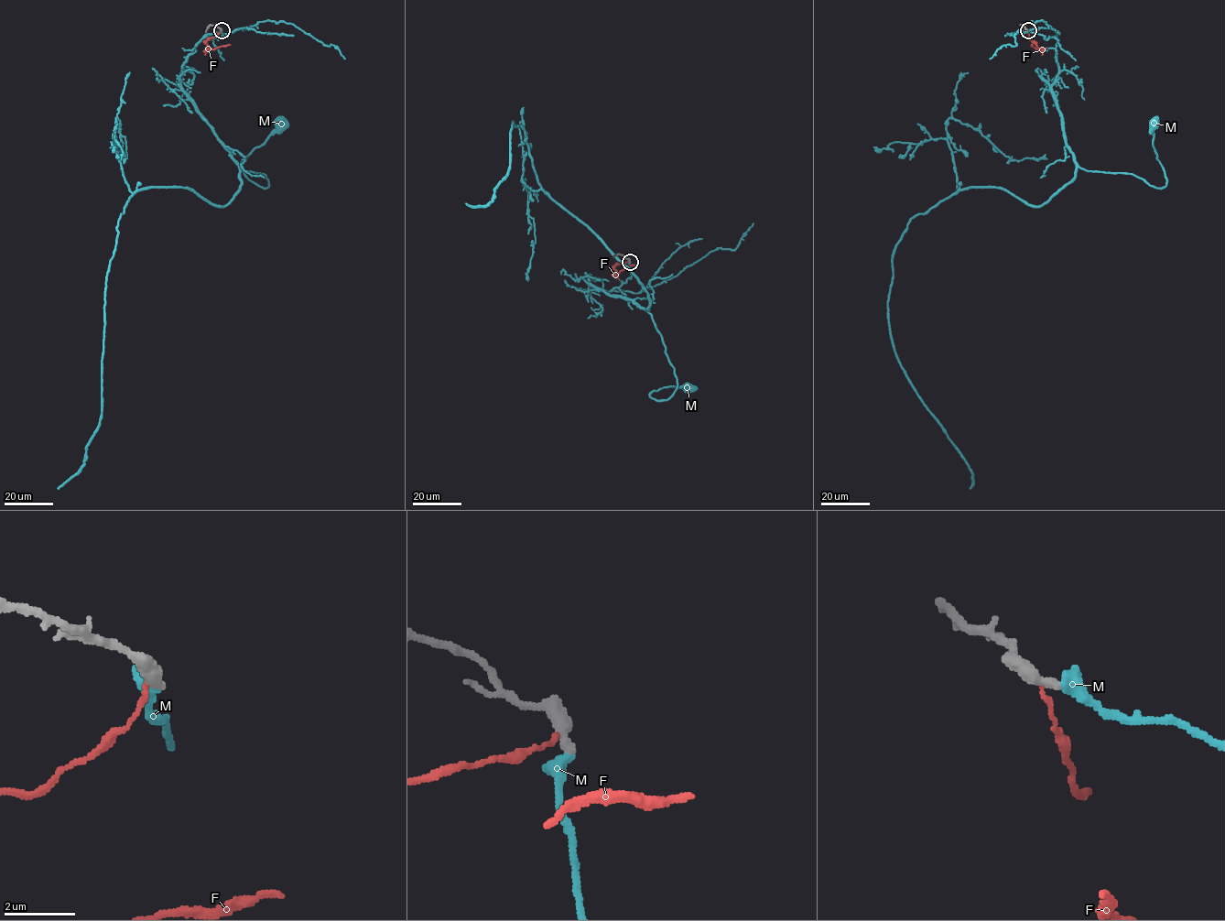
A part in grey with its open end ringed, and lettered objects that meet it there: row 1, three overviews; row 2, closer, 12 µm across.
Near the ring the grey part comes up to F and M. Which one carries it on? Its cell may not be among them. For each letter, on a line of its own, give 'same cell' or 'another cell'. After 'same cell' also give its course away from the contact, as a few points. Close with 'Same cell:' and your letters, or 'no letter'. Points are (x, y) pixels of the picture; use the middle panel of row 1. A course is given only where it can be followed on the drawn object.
F: another cell
M: same cell; course (630, 262), (618, 287), (589, 291), (650, 314), (677, 384), (668, 398), (650, 396), (688, 388)
Same cell: M

